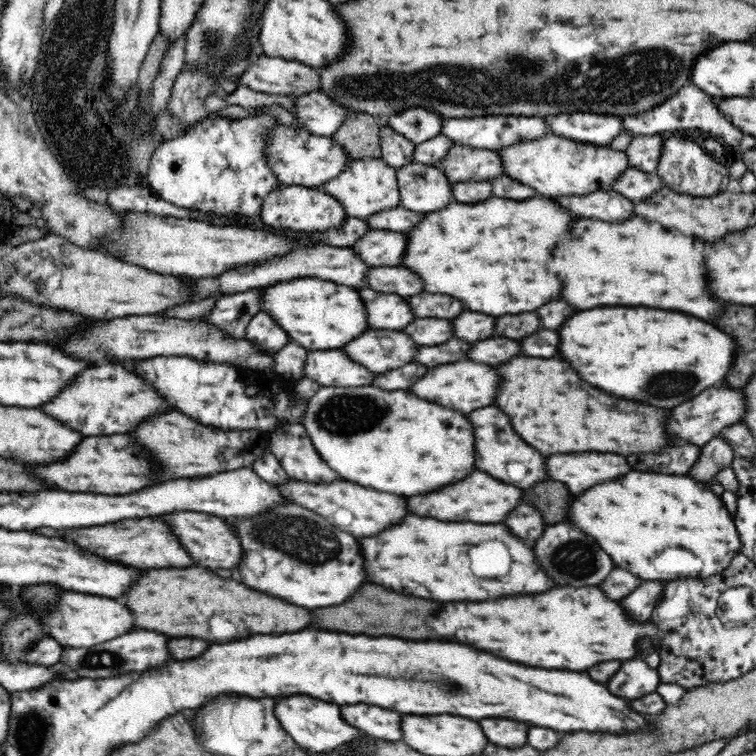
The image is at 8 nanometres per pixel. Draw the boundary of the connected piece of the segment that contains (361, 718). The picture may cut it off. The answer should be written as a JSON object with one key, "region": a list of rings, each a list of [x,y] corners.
{"region":[[[342,706],[342,718],[370,738],[402,740],[402,716],[392,710],[380,710],[378,706]]]}

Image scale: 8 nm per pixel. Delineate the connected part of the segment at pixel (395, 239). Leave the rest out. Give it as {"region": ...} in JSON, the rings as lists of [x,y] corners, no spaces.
{"region":[[[370,230],[358,244],[352,246],[358,252],[358,258],[374,268],[400,266],[404,264],[408,252],[408,234],[394,230]]]}

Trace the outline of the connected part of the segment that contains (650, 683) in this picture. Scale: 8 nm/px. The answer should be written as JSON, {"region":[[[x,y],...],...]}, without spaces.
{"region":[[[630,660],[622,662],[620,670],[608,682],[608,690],[618,698],[640,700],[652,692],[658,692],[662,680],[658,670],[648,668],[644,660]]]}

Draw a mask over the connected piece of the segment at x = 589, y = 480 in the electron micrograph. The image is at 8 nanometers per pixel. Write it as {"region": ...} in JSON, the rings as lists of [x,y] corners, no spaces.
{"region":[[[558,454],[548,460],[548,470],[550,480],[566,482],[576,496],[598,484],[630,474],[632,466],[618,454]]]}

